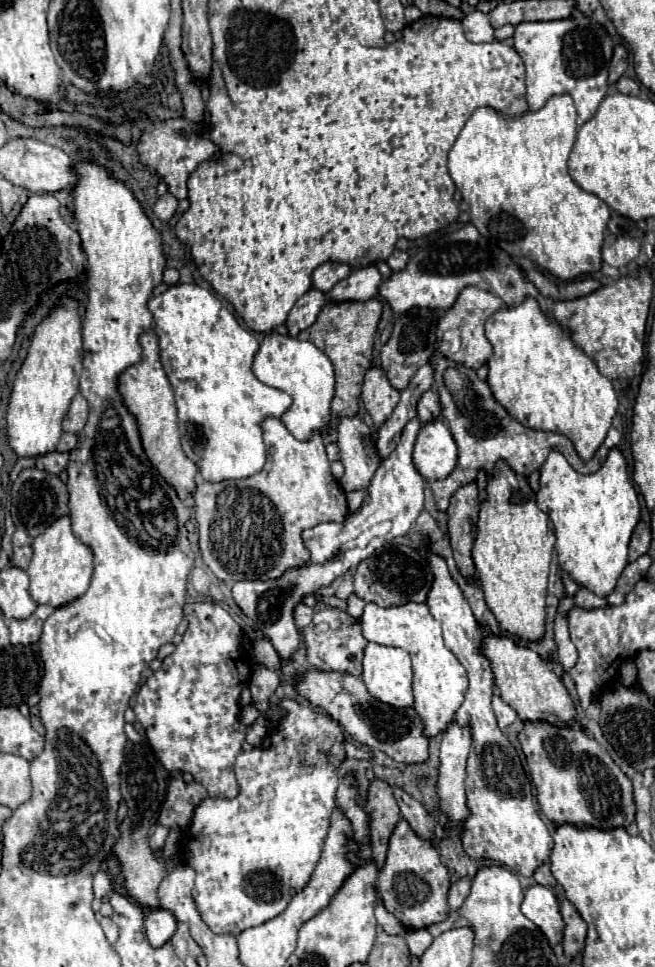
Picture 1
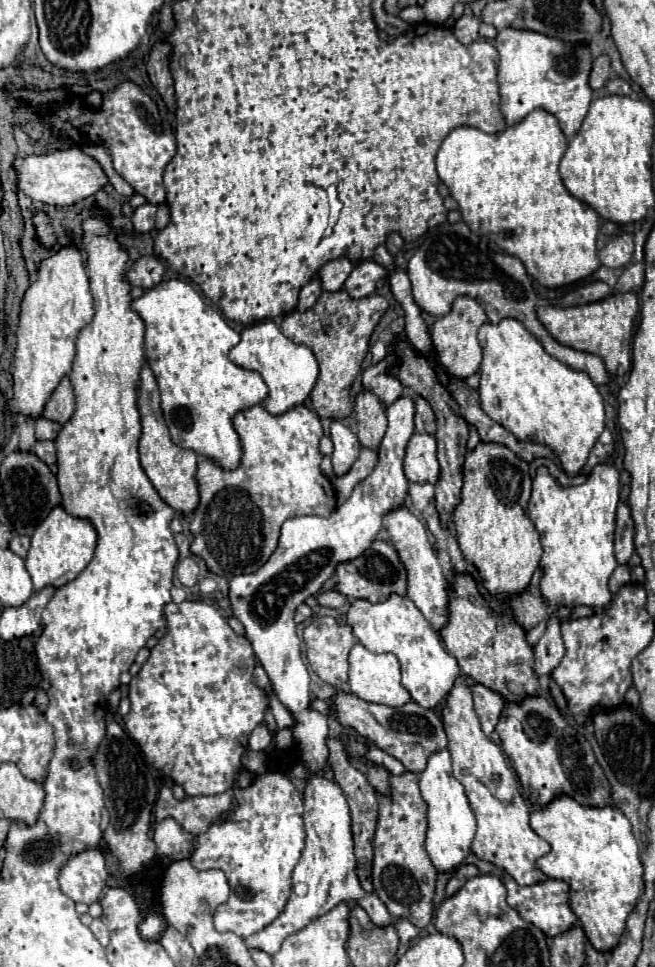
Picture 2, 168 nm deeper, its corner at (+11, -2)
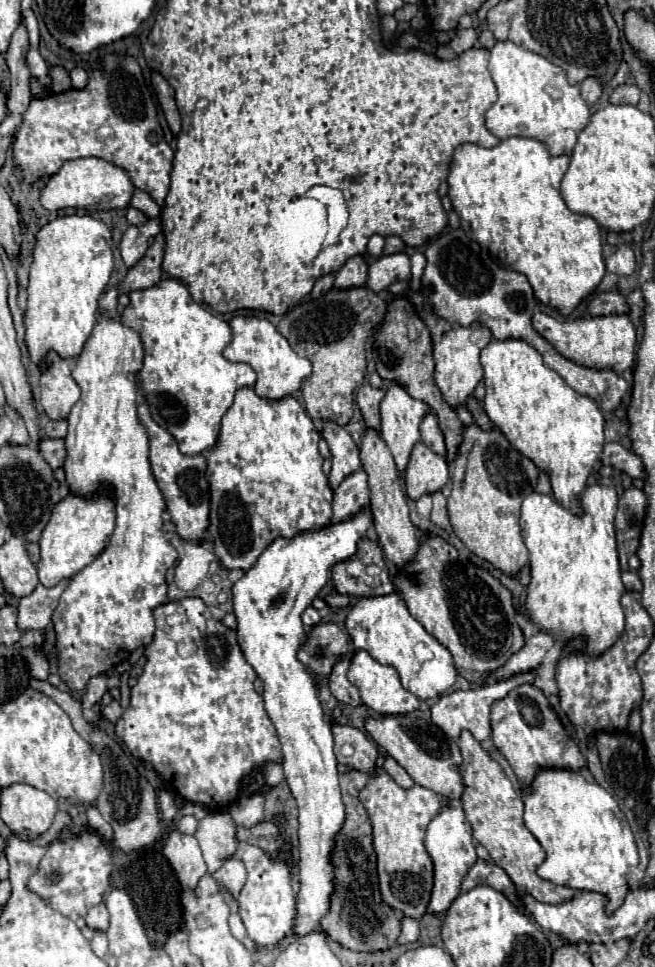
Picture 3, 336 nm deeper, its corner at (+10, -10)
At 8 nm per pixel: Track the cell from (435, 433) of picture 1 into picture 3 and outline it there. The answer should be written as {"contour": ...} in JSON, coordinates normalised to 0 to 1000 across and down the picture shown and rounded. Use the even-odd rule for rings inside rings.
{"contour":[[[643,456],[634,458],[624,481],[618,485],[621,512],[627,516],[640,516],[649,510],[670,508],[682,497],[685,497],[682,477],[673,471],[661,468]]]}

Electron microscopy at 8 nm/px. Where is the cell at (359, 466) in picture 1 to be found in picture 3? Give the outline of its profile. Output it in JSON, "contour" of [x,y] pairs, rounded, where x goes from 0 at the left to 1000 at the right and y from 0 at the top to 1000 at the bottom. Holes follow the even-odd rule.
{"contour":[[[508,435],[496,437],[490,450],[502,458],[502,464],[508,468],[508,485],[502,489],[502,499],[505,499],[508,506],[515,506],[515,502],[530,491],[542,489],[551,483],[548,462],[539,458],[536,450]]]}

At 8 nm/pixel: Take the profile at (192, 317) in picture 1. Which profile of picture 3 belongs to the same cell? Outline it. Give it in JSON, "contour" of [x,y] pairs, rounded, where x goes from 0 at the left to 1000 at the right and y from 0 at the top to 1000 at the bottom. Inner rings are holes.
{"contour":[[[243,291],[231,299],[197,303],[197,309],[200,313],[188,320],[185,332],[188,336],[197,336],[206,342],[212,342],[221,359],[218,382],[212,384],[209,394],[212,406],[224,413],[234,433],[267,452],[276,468],[304,471],[325,464],[325,460],[331,460],[331,452],[337,446],[337,431],[353,421],[362,402],[389,400],[392,386],[377,375],[353,375],[340,369],[340,361],[353,353],[350,336],[340,330],[319,324],[313,317],[301,315],[276,291]]]}

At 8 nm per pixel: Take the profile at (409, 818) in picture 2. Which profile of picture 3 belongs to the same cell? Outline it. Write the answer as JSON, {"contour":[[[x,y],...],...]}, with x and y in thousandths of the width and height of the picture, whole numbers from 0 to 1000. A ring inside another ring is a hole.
{"contour":[[[582,795],[573,804],[563,804],[563,810],[548,820],[548,826],[569,851],[582,930],[612,946],[640,952],[652,942],[661,919],[661,892],[646,876],[646,868],[655,849],[673,837],[673,824],[643,812],[615,816]]]}

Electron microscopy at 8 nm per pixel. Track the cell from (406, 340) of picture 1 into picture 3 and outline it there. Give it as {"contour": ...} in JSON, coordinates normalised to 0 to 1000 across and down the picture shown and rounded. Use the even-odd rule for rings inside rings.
{"contour":[[[563,396],[551,398],[545,404],[545,419],[554,427],[557,440],[569,442],[573,446],[579,446],[582,440],[582,431],[579,431],[579,417],[588,411],[588,402],[585,400],[566,400]]]}

